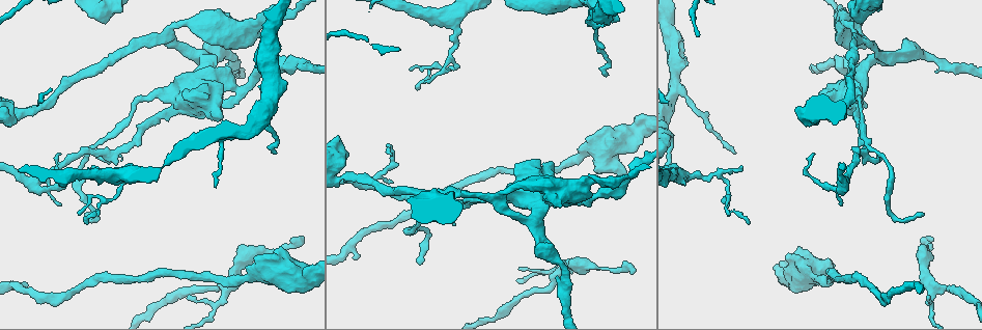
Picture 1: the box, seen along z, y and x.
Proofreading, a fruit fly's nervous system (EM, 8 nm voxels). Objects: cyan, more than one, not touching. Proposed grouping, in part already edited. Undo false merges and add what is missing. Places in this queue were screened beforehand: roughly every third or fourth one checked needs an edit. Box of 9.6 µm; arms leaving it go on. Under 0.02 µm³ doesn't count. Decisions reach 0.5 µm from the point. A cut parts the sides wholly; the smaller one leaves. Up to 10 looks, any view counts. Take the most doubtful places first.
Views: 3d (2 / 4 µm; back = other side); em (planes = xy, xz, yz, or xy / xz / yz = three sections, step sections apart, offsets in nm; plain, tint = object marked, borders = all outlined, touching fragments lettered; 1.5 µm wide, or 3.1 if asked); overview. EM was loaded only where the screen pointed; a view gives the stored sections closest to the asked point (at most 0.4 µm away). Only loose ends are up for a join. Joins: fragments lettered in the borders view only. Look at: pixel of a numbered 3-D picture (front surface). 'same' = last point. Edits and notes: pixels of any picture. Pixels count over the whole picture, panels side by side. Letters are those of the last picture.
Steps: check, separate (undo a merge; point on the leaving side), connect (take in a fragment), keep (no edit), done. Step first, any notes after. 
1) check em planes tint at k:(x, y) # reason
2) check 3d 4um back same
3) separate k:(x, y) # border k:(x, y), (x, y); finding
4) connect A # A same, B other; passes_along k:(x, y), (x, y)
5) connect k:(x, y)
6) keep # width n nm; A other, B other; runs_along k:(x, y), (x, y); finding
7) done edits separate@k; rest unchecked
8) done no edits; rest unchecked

check 3d 2um at 1:(239, 98) # sharp bend

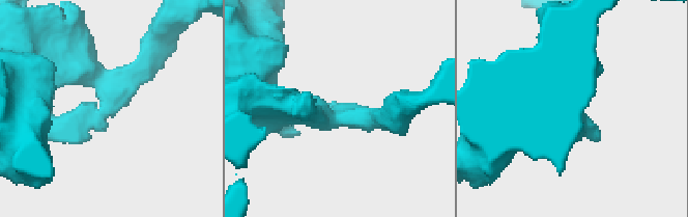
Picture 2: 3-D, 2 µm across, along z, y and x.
check em planes borders at 2:(337, 111) # arm_widths 200, 340 nm

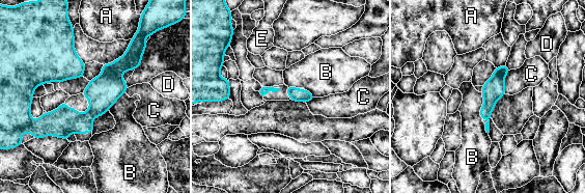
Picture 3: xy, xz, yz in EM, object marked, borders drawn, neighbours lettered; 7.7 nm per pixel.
separate 3:(494, 88) # A other, B other, C other, D other, E other; part_leaving 3:(138, 54), (83, 121), (38, 127); two neurons meet here

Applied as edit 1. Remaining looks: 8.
check overview

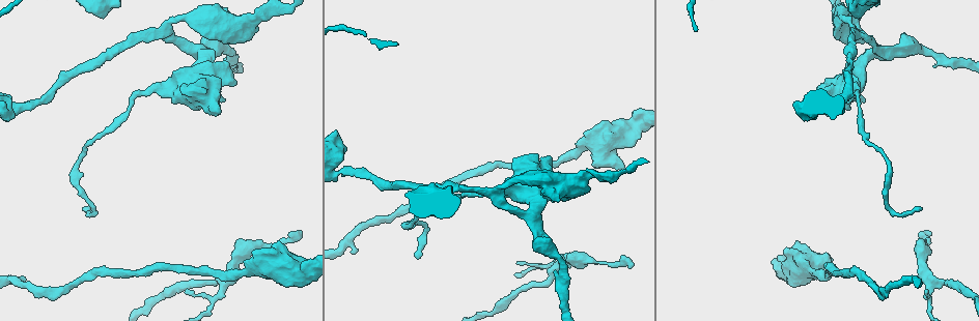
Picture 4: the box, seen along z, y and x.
check em planes borders at 4:(602, 262) # thick turns thin

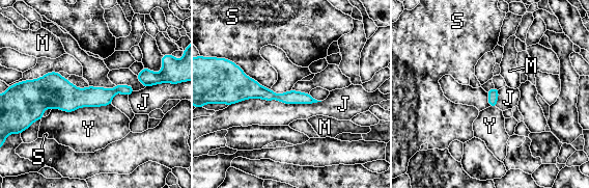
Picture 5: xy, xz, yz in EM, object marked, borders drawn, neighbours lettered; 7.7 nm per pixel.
keep # J other, M other, S other, Y other; runs_along 5:(130, 89), (106, 96), (30, 90); one neuron here

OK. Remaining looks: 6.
check 3d 4um back at 4:(260, 16) # thin neck

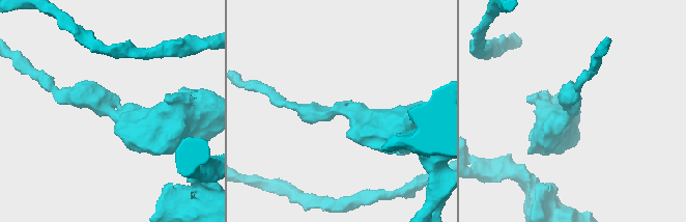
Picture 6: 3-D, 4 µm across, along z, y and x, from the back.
check em planes borders at 6:(342, 113) # arm_widths 260, 500 nm

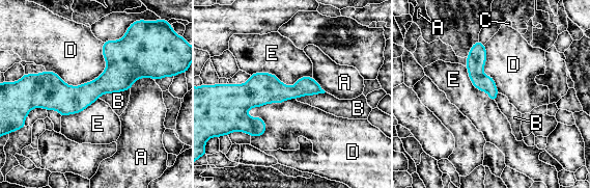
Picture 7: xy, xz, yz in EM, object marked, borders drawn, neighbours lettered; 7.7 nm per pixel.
keep # width 130 nm; A other, B other, C other, D other, E other; runs_along 7:(152, 74), (122, 72), (89, 92), (31, 87); one neuron here

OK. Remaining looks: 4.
done edits separate@3; rest unchecked

